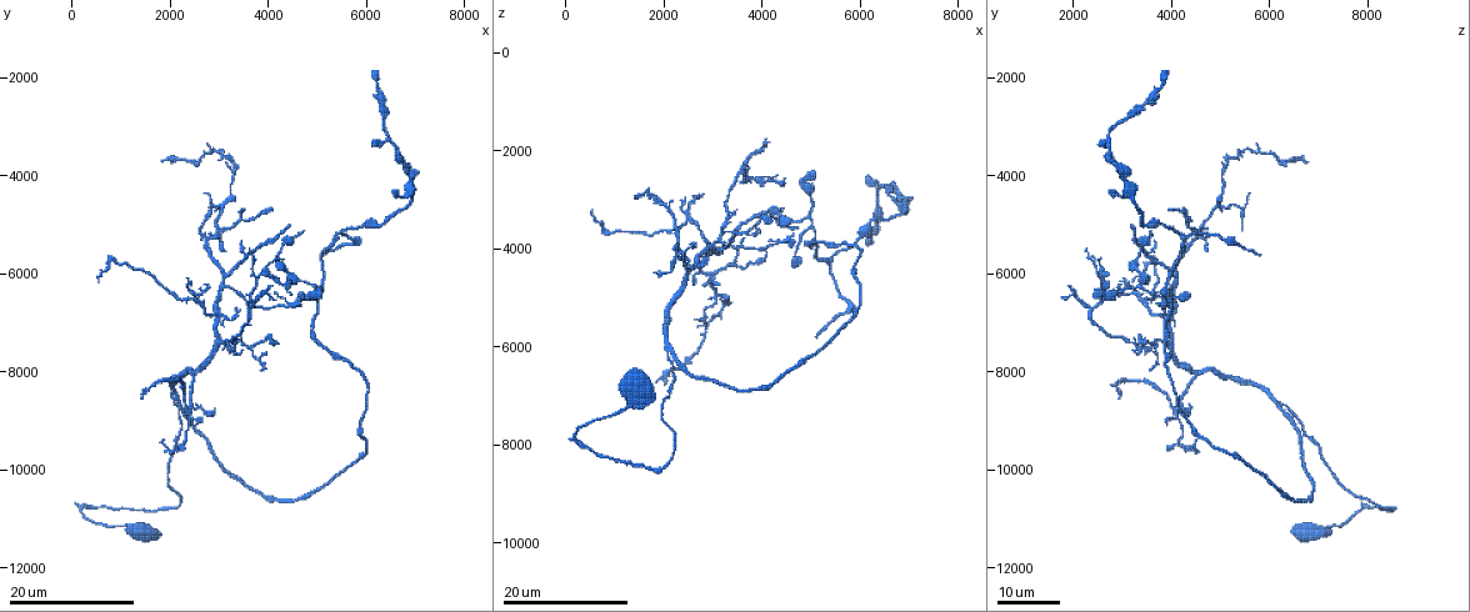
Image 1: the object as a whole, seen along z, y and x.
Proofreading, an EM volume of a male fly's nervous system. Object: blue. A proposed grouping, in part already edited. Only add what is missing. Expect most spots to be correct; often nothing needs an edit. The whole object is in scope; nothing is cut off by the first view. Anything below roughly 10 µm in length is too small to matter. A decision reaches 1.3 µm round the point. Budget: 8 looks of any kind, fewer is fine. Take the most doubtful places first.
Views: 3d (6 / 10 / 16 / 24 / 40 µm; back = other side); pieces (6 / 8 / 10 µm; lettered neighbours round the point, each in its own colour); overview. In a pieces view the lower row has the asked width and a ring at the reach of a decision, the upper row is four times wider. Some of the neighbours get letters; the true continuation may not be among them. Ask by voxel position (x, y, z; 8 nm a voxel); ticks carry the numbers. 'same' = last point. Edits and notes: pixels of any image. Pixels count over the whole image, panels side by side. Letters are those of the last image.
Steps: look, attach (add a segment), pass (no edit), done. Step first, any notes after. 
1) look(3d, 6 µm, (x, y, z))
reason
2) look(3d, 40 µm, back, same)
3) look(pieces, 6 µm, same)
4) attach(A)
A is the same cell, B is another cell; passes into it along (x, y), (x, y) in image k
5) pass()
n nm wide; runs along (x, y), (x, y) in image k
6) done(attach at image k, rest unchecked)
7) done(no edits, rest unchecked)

look(3d, 24 µm, (4450, 5050, 3200))
branch stops here

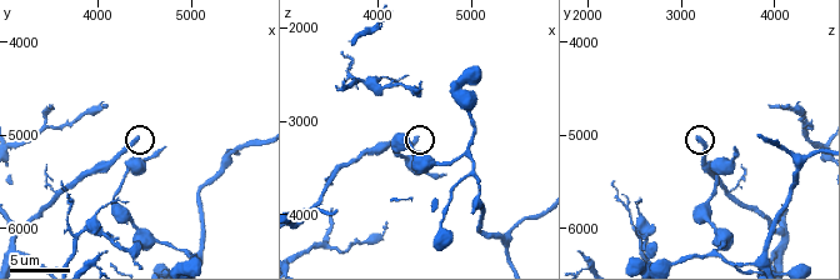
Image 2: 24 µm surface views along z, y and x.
look(pieces, 10 µm, (4400, 5050, 3200))

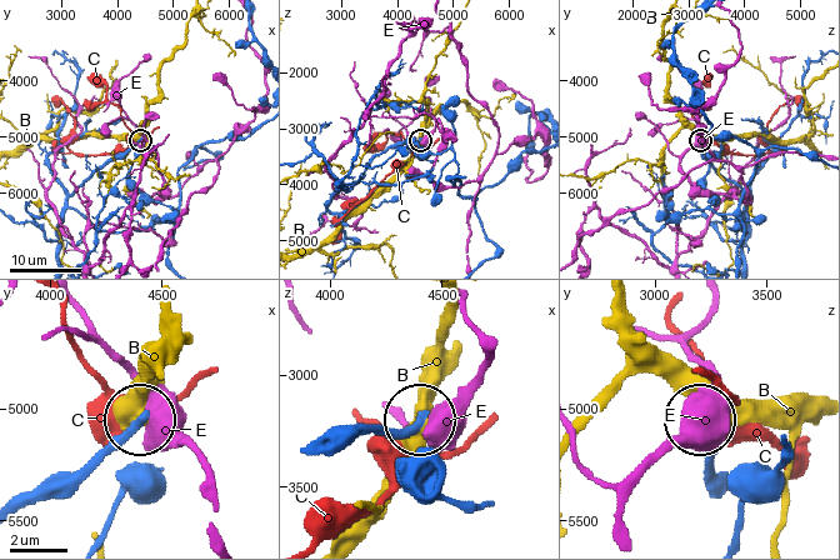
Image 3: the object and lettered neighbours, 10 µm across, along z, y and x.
pass()
280 nm wide; B, C and E are other cells; runs along (345, 448), (414, 423) in image 3; no lettered segment goes on from it

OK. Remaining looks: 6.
look(3d, 24 µm, (5150, 5600, 5750))
an open end

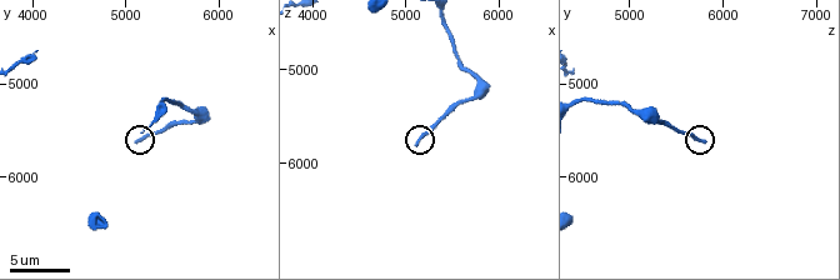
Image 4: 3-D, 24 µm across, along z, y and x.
look(pieces, 6 µm, (5100, 5600, 5800))

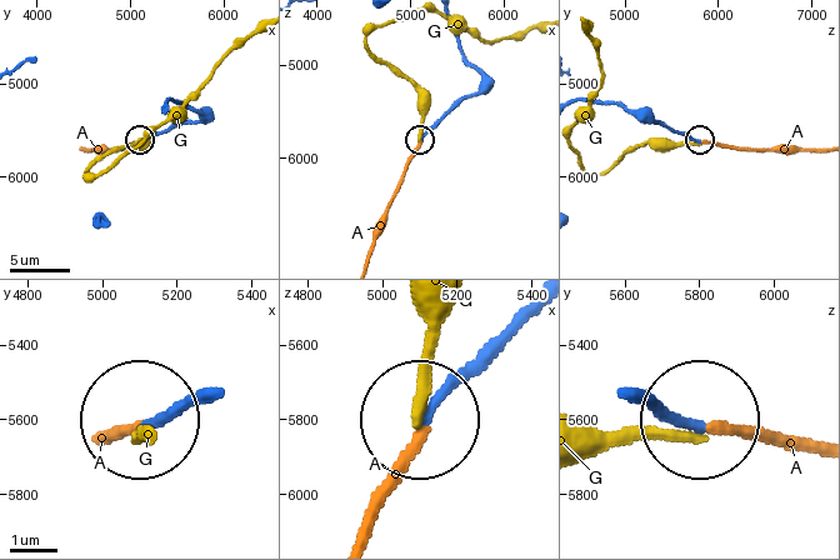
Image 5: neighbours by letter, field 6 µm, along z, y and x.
attach(A)
A is the same cell, G is another cell; passes into it along (535, 311), (440, 406), (368, 538) in image 5; the neuron continues

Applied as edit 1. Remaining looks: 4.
look(overview)

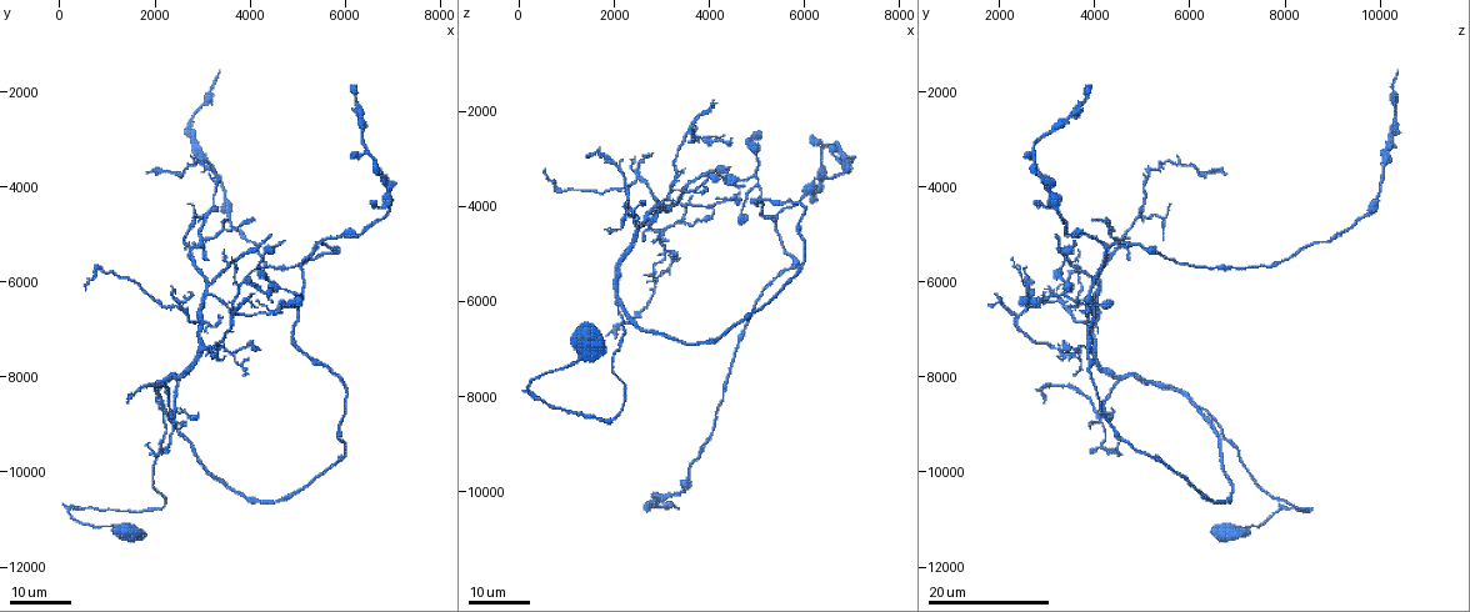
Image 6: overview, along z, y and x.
look(3d, 16 µm, (4050, 4650, 4100))
tapers out

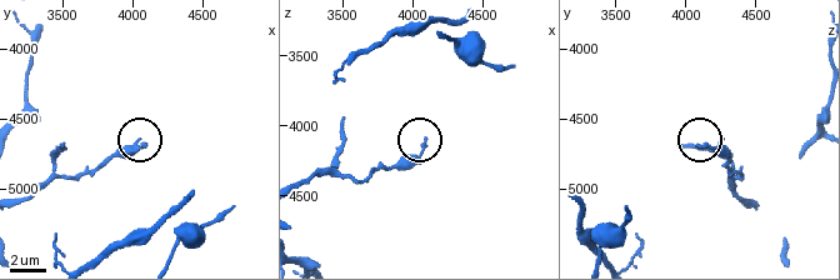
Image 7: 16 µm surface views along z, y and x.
look(pieces, 8 µm, (4100, 4680, 4080))

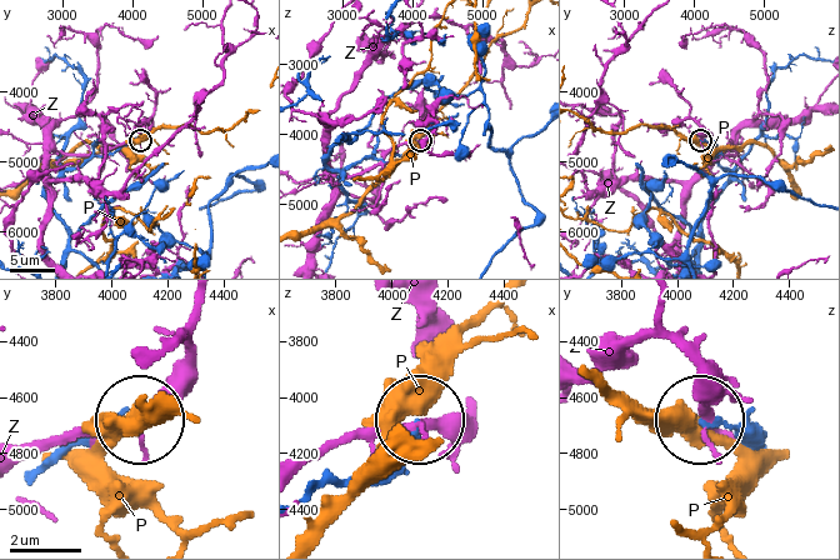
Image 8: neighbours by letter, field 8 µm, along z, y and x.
pass()
P and Z are other cells; none of them fits

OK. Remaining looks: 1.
done(attach at image 5, rest unchecked)

